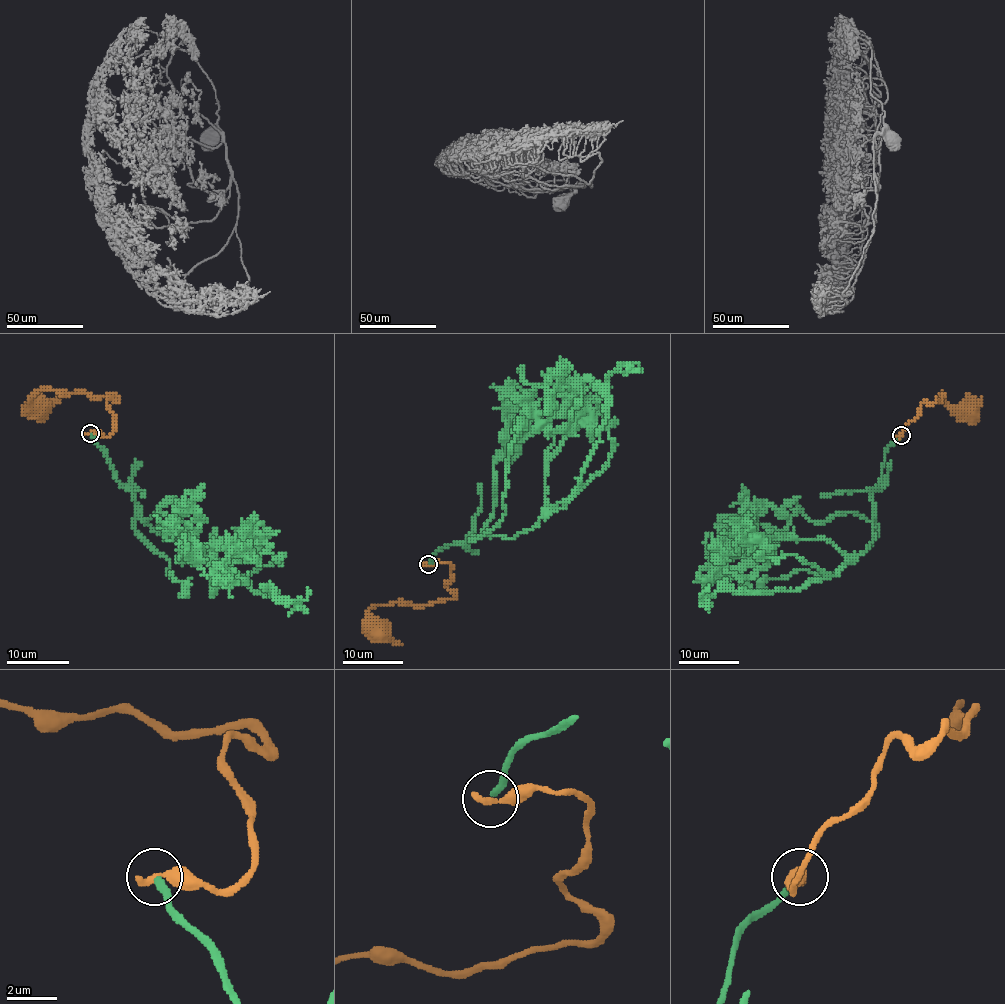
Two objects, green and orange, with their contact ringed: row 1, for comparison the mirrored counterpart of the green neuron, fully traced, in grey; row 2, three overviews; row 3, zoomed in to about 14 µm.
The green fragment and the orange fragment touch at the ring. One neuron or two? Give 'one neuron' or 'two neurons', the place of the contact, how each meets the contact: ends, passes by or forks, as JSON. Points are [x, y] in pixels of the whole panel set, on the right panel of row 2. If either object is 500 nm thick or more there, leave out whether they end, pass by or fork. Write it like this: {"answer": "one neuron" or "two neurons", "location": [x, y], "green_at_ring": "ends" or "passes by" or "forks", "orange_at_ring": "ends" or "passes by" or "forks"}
{"answer": "two neurons", "location": [901, 435], "green_at_ring": "ends", "orange_at_ring": "ends"}

